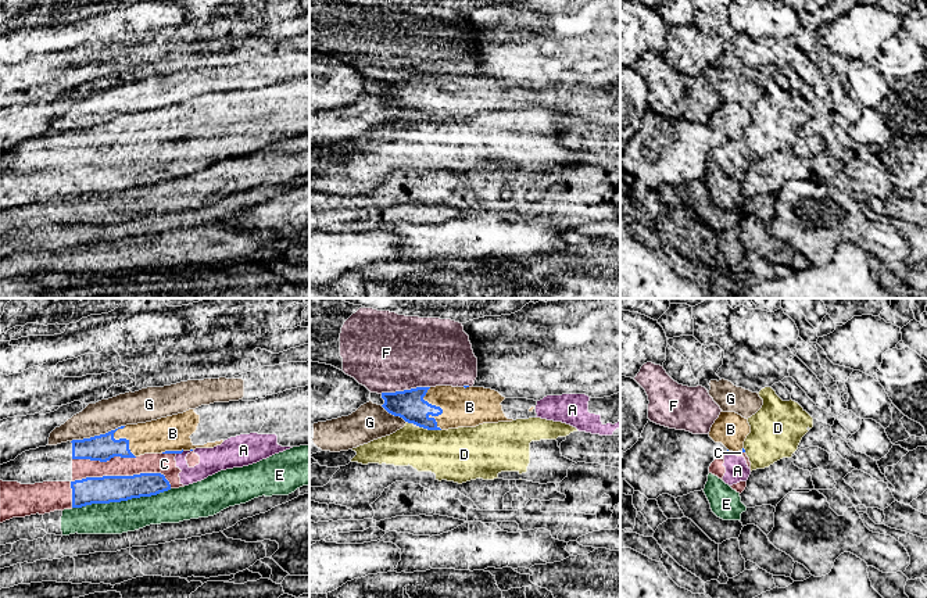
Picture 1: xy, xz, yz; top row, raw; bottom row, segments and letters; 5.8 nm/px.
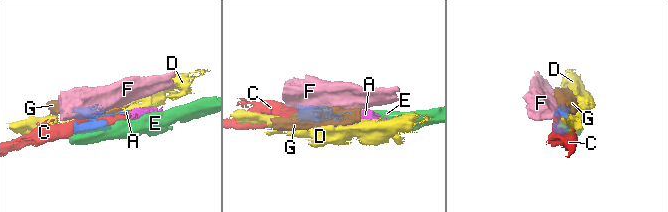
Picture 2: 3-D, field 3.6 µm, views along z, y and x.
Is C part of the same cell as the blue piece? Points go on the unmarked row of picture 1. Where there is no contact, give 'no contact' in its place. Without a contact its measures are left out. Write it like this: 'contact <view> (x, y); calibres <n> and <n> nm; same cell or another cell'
contact xy (111, 165); calibres 160 and 110 nm; same cell

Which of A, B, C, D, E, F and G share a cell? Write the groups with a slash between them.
A B C / D / E / F / G

